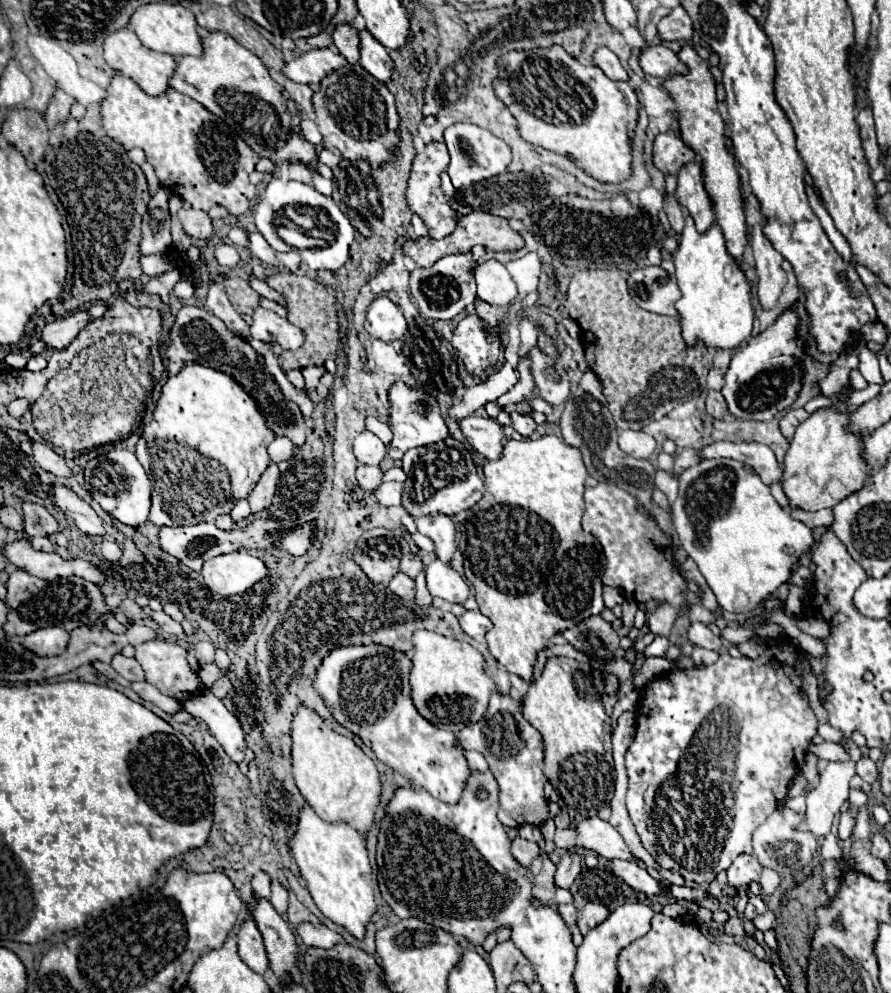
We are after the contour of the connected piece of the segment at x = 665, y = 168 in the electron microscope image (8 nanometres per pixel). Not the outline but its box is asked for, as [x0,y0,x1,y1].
[653,130,697,176]

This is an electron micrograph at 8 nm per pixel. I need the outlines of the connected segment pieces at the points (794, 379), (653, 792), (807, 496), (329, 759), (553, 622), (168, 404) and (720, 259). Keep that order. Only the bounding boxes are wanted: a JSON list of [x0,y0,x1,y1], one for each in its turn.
[[721,308,805,420],[625,642,817,884],[781,408,867,512],[291,704,381,834],[465,434,603,682],[137,362,277,528],[673,218,753,352]]

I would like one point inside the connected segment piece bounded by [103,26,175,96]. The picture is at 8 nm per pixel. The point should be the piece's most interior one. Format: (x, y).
(150, 70)

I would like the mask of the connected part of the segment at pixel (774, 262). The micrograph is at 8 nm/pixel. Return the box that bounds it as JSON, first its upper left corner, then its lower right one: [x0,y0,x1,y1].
[751,218,787,308]

